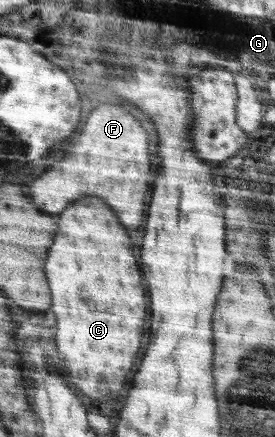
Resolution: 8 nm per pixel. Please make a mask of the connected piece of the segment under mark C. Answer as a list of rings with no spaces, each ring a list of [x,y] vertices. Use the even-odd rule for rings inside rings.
[[[96,197],[80,199],[76,207],[60,215],[60,235],[56,237],[56,247],[52,247],[52,255],[48,259],[48,277],[52,279],[54,293],[52,311],[60,319],[58,345],[72,369],[74,381],[84,393],[88,393],[88,397],[98,399],[100,403],[106,403],[108,399],[114,401],[126,383],[126,375],[130,373],[142,327],[146,323],[146,293],[126,229],[104,201]]]

